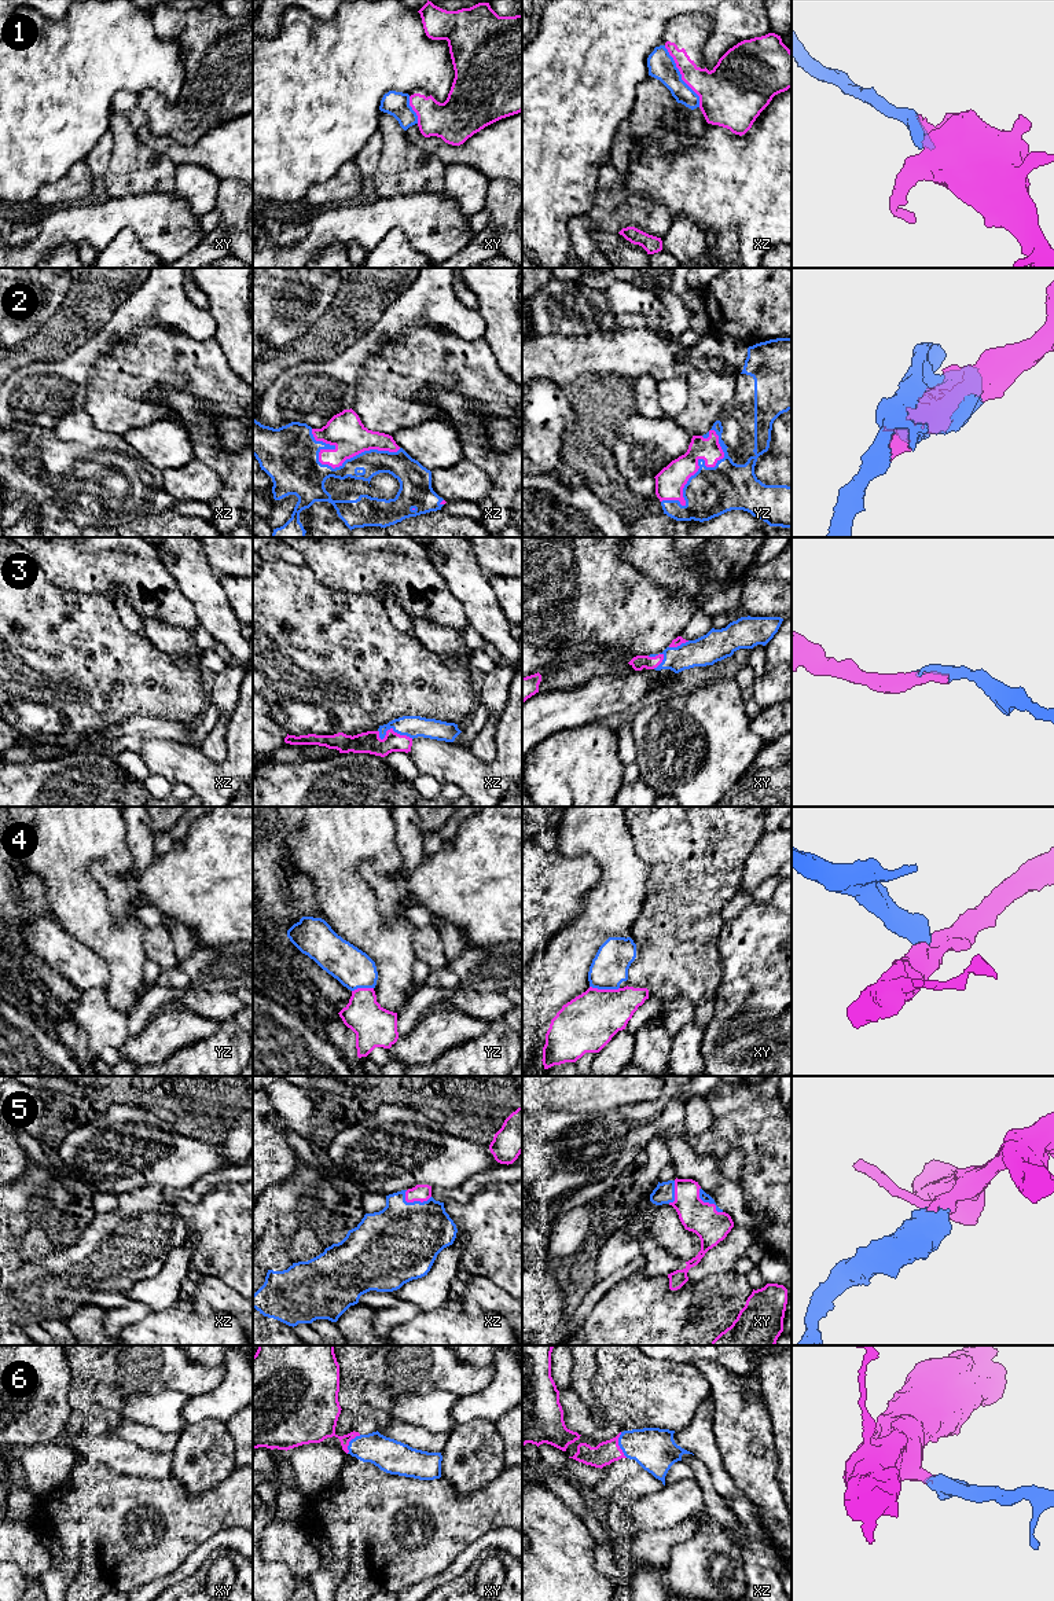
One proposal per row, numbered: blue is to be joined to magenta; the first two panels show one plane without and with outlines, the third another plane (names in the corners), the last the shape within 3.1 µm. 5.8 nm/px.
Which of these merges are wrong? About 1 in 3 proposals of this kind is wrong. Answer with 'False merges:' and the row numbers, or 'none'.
False merges: 1, 4

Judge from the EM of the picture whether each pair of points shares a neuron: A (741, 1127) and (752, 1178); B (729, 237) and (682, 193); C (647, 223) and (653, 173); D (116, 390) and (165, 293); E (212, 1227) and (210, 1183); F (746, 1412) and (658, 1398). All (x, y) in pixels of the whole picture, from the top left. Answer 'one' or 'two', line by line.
A: one
B: two
C: two
D: two
E: two
F: two

